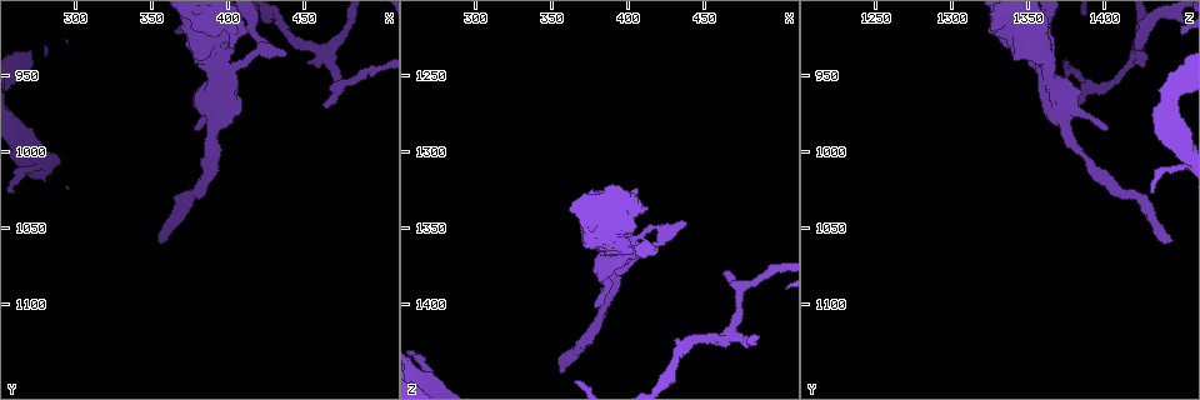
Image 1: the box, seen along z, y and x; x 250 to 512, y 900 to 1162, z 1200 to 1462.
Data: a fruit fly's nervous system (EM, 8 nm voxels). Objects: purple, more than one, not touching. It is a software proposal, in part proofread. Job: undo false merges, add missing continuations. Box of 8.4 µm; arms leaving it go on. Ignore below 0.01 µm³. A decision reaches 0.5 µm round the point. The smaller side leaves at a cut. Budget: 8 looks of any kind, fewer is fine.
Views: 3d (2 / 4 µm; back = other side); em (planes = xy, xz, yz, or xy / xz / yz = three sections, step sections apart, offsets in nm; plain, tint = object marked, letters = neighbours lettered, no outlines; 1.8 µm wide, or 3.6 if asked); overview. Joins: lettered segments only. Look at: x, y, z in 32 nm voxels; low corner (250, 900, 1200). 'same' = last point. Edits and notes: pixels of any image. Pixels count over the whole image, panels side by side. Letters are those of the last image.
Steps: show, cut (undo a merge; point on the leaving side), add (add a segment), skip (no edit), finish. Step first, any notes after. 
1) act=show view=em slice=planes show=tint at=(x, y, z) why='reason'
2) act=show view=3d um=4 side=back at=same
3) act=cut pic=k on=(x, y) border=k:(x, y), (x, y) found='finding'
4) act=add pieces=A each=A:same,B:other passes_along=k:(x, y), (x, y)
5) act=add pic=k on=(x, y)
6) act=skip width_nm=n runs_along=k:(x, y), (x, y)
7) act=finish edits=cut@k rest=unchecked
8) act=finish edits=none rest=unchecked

act=show view=em slice=planes show=letters at=(358, 1058, 1444) why='branch stops here'

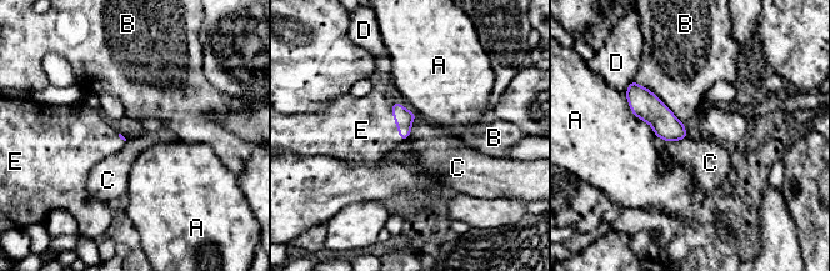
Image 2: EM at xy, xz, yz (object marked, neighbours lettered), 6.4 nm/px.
act=add pieces=E each=A:other,B:other,C:other,D:other,E:same found='the neuron continues'

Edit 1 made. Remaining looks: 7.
act=show view=em slice=yz step=4 show=tint at=(394, 958, 1366) why='sudden change in width'

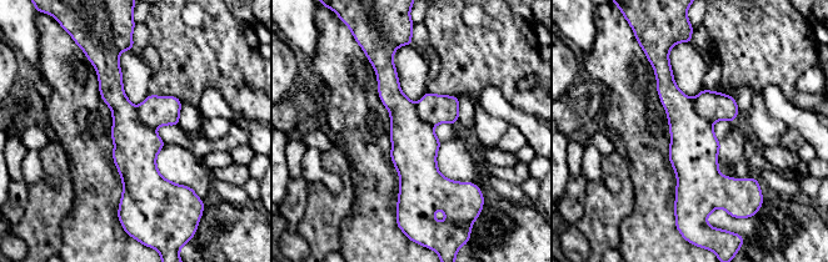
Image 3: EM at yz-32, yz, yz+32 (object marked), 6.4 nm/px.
act=show view=em slice=yz step=4 show=letters at=same why='see the neighbours'

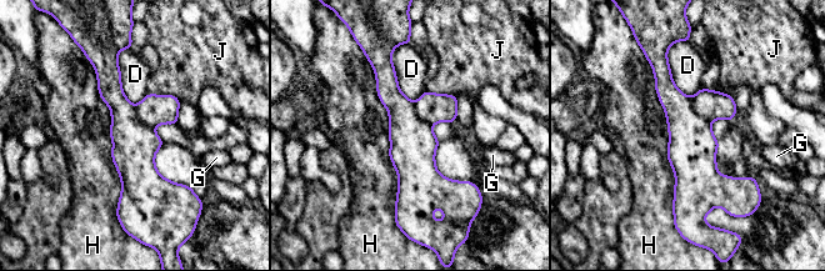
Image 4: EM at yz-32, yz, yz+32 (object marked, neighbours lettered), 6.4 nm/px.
act=cut pic=4 on=(711, 105) each=D:other,G:other,H:other,J:other border=4:(689, 98), (694, 109), (710, 123) found='two neurons meet here'

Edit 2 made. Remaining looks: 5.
act=show view=overview

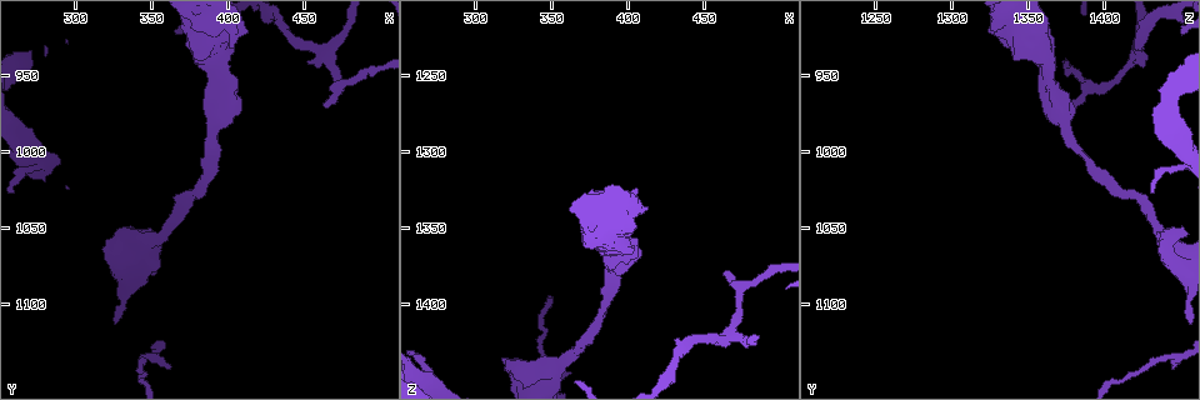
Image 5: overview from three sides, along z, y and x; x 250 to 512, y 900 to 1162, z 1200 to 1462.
act=show view=em slice=planes show=tint at=(462, 938, 1420) why='three arms meet'

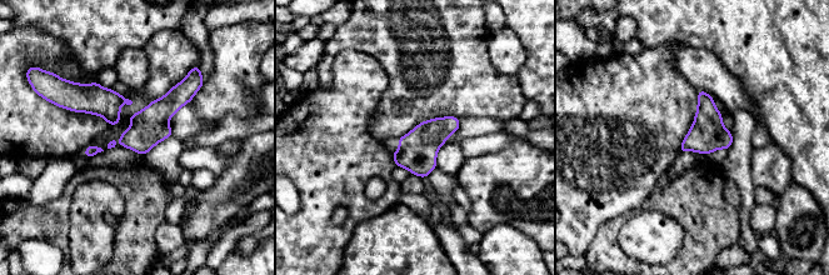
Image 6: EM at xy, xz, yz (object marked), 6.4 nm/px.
act=show view=em slice=planes show=letters at=same why='see the neighbours'

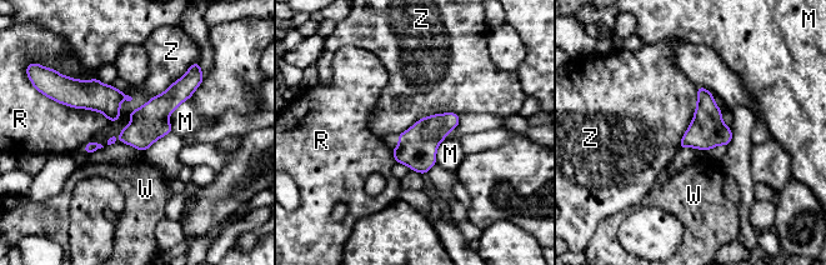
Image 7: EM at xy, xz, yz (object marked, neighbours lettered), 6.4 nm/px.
act=skip each=M:other,R:other,W:other,Z:other border=7:(190, 66), (134, 109), (118, 134) found='one neuron here'

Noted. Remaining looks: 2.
act=finish edits=add@2,cut@4 rest=unchecked

